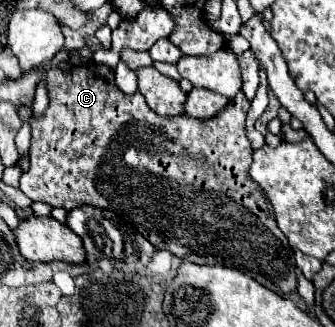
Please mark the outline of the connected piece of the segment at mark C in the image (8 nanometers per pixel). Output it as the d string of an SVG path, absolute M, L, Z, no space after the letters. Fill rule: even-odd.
M95 62L67 72L51 68L47 72L47 90L51 104L43 120L31 118L29 170L23 174L19 186L31 200L45 202L51 208L65 208L67 212L81 204L113 210L135 224L159 250L169 250L179 258L187 254L215 256L219 264L245 272L273 292L289 294L297 290L293 250L275 224L263 188L249 176L253 148L245 120L251 100L247 100L243 92L231 98L227 106L209 120L183 114L163 118L149 110L143 94L135 92L133 96L125 96L119 92L113 82L113 70Z

